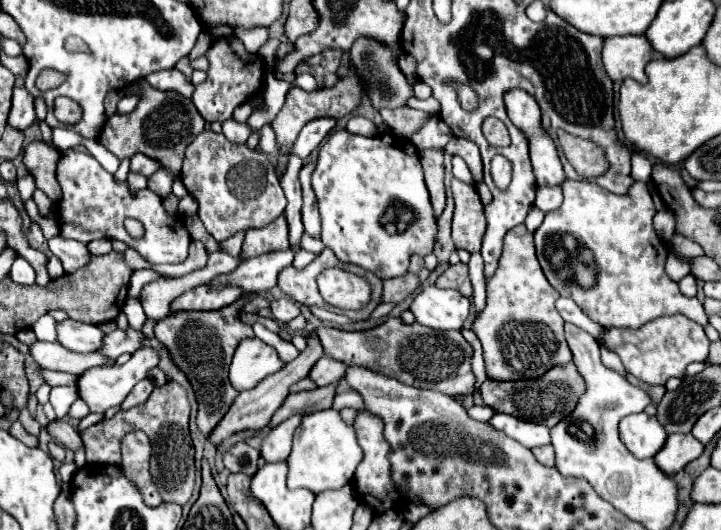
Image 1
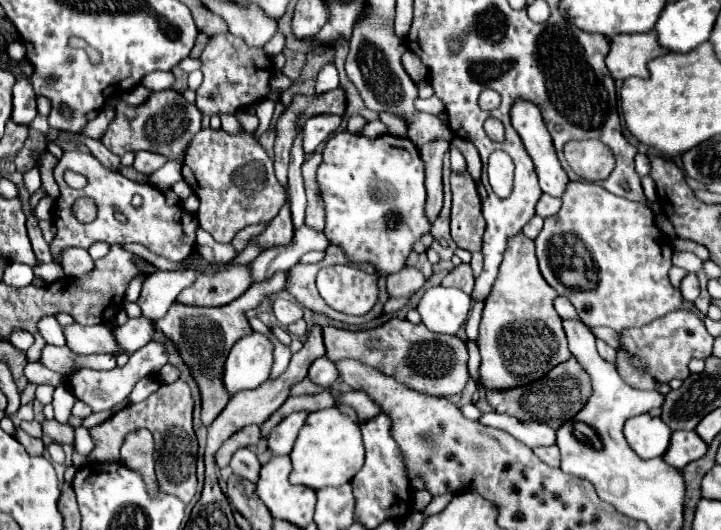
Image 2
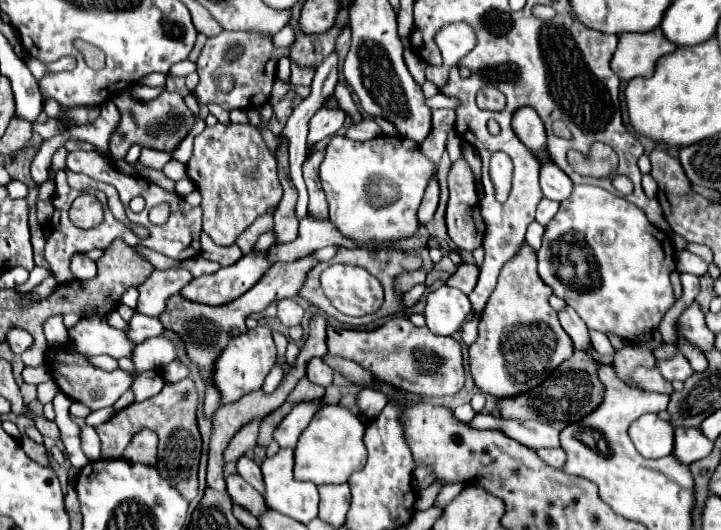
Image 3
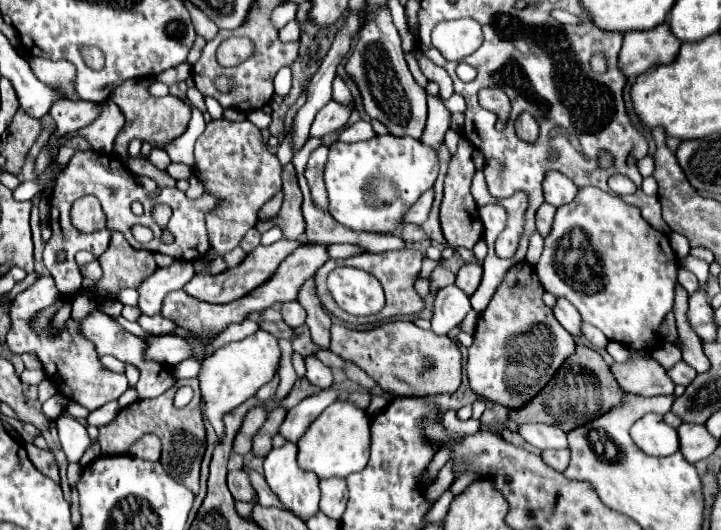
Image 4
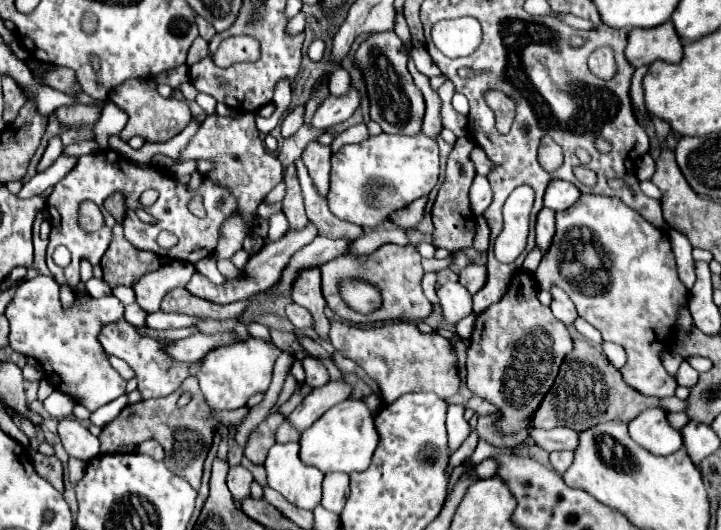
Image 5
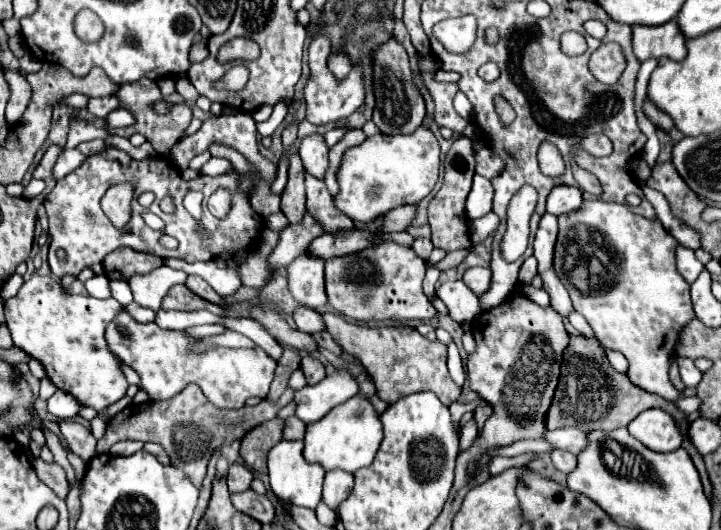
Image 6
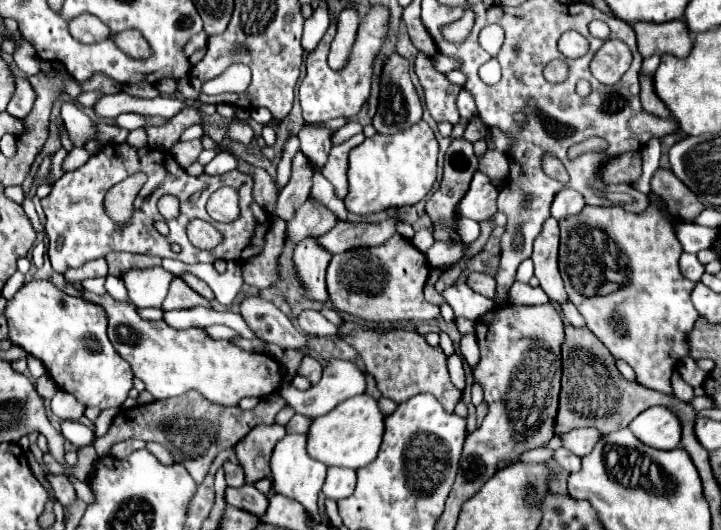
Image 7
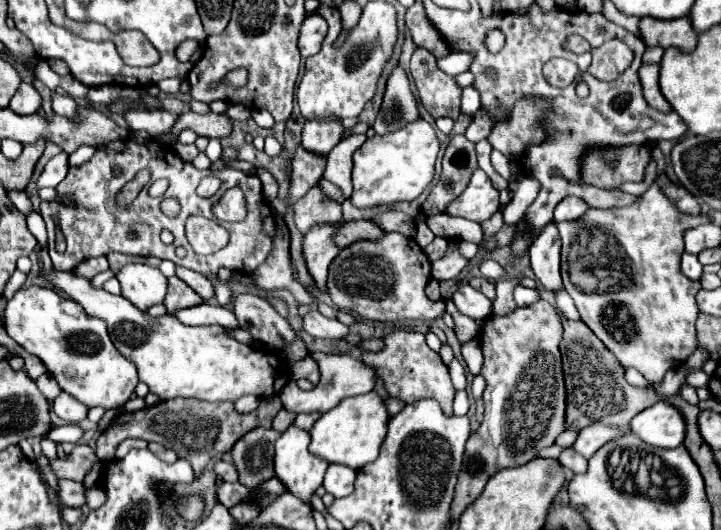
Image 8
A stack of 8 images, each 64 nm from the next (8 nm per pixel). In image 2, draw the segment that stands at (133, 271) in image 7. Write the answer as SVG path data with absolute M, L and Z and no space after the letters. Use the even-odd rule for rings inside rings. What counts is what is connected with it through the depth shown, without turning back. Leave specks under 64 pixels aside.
M178 270L178 272L152 272L144 284L138 298L138 306L144 316L158 320L168 312L176 296L196 280L198 274L192 270Z

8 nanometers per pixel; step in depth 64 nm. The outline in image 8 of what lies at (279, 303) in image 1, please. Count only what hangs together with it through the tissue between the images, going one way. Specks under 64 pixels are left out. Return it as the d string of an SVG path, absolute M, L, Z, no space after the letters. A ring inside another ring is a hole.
M312 310L304 316L304 330L312 334L314 338L326 338L326 340L344 340L350 332L350 328L336 318L326 318L318 310Z

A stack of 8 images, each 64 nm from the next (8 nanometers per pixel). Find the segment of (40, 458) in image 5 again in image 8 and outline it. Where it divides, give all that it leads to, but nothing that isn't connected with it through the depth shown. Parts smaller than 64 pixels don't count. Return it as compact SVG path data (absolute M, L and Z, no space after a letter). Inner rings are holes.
M58 480L58 486L60 486L60 498L66 506L72 506L72 508L80 508L86 504L86 488L82 482L74 482L74 480Z

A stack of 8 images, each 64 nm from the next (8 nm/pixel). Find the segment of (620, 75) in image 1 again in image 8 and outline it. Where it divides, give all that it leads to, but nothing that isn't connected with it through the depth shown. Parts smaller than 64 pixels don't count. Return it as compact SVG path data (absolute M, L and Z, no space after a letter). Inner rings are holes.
M642 18L640 34L646 46L662 46L662 48L676 46L692 50L696 48L698 42L698 32L692 28L688 18L676 18L676 20Z

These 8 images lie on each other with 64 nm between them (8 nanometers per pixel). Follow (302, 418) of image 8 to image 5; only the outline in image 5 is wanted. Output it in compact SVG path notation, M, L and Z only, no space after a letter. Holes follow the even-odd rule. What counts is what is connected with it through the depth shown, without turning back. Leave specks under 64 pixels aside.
M284 420L284 424L278 428L276 440L278 440L278 442L298 442L298 440L300 440L300 432L298 432L296 428L292 428L292 426L288 424L288 420Z

